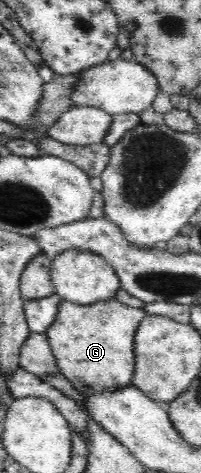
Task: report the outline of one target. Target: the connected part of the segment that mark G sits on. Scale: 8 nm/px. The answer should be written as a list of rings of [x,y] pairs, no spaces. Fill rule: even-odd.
[[[116,298],[86,305],[61,299],[56,317],[45,331],[59,372],[85,395],[131,384],[135,368],[134,336],[146,314],[142,306],[132,307]]]

